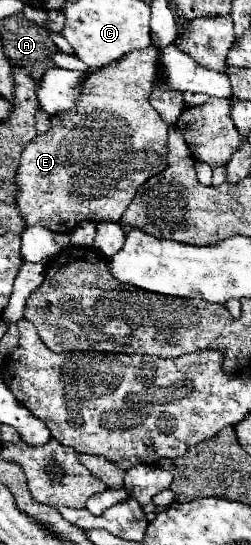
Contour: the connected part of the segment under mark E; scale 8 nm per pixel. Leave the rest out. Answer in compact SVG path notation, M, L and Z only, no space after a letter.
M150 46L142 52L130 52L114 64L94 70L84 80L82 96L70 112L60 112L50 118L50 130L36 136L20 158L16 174L18 182L18 208L28 226L44 226L54 232L70 234L78 222L106 220L118 222L122 212L132 202L136 190L152 176L164 170L164 156L168 154L166 122L150 108L148 92L154 84L158 62L158 48Z

